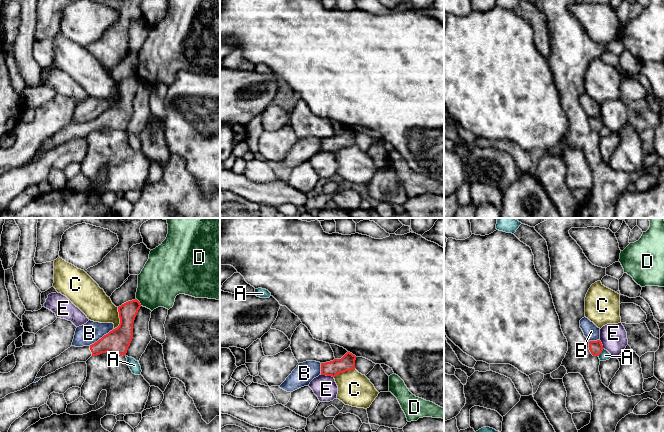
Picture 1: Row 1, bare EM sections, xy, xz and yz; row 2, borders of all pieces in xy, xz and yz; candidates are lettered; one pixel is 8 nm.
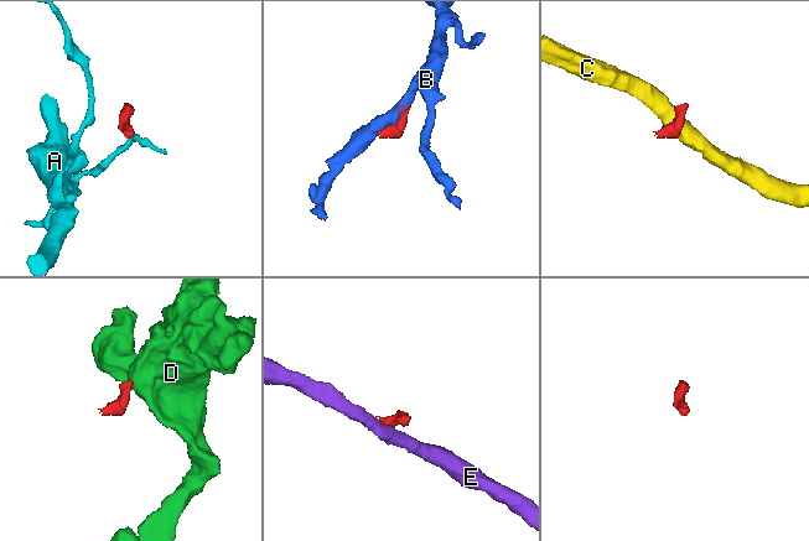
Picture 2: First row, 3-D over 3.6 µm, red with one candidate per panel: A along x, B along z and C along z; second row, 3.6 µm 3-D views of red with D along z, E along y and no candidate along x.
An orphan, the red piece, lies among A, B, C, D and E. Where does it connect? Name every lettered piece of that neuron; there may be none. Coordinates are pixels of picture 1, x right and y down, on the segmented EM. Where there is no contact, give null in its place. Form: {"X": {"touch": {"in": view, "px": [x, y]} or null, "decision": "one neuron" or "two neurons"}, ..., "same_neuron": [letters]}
{"A": {"touch": {"in": "yz", "px": [600, 353]}, "decision": "two neurons"}, "B": {"touch": {"in": "xy", "px": [102, 337]}, "decision": "two neurons"}, "C": {"touch": {"in": "xy", "px": [119, 317]}, "decision": "two neurons"}, "D": {"touch": {"in": "xy", "px": [139, 302]}, "decision": "two neurons"}, "E": {"touch": {"in": "xz", "px": [327, 375]}, "decision": "two neurons"}, "same_neuron": []}

